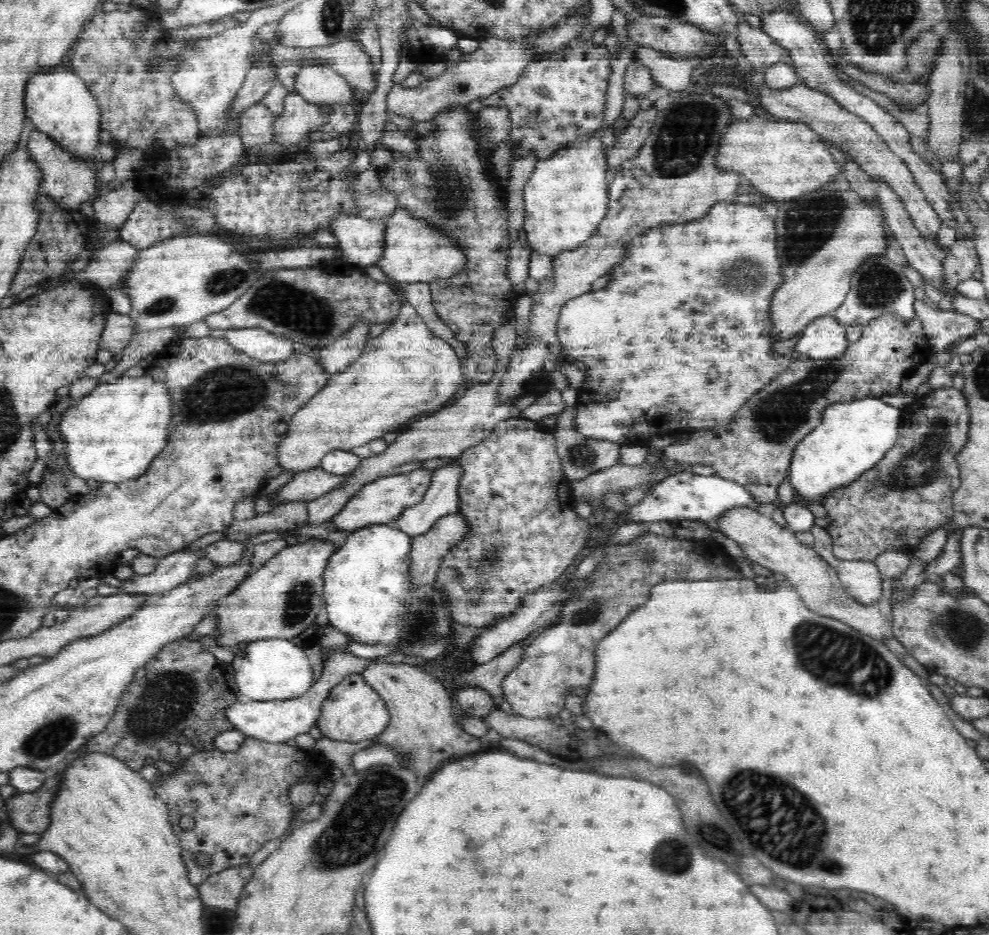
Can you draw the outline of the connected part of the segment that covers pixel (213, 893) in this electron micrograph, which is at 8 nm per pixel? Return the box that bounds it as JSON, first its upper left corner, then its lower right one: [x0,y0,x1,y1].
[197,864,254,911]

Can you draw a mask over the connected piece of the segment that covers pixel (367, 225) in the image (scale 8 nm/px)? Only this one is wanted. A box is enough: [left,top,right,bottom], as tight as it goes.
[332,216,387,268]

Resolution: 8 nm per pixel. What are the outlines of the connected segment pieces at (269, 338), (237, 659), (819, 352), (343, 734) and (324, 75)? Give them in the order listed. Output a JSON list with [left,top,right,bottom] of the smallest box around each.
[[224,328,294,362],[231,639,314,701],[793,317,850,359],[317,673,390,742],[294,66,356,109]]

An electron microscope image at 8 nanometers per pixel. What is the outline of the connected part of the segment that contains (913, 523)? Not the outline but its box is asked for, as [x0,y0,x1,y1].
[821,386,970,562]

